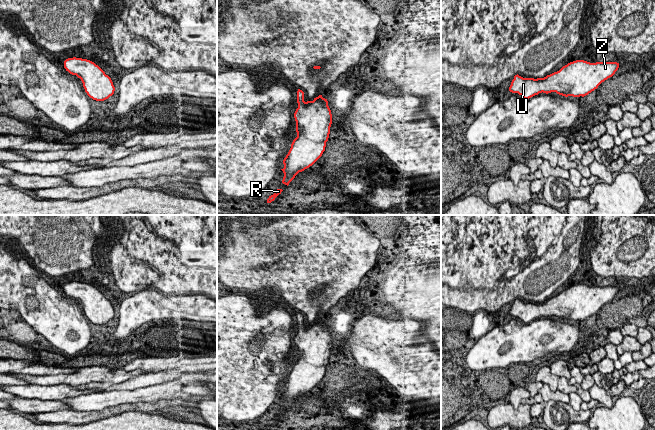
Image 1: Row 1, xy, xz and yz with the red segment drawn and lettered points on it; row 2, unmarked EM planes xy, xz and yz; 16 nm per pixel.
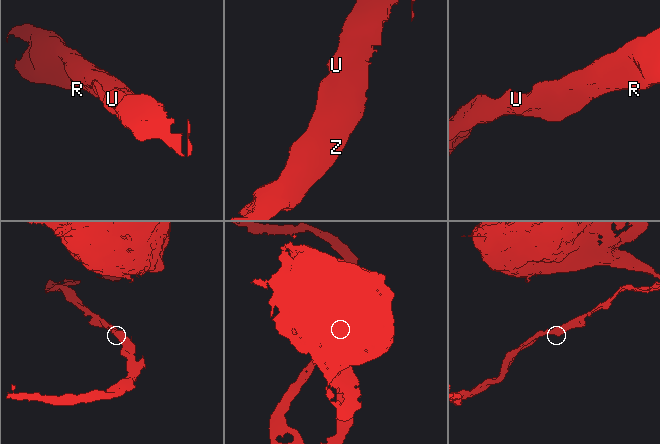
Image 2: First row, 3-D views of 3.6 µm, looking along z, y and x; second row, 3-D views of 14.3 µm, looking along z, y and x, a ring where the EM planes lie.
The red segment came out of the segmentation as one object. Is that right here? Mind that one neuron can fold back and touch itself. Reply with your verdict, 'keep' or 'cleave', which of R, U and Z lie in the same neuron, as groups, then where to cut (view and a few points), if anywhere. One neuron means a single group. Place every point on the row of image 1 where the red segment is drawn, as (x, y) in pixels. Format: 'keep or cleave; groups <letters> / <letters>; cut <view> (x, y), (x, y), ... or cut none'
keep; groups R U Z; cut none

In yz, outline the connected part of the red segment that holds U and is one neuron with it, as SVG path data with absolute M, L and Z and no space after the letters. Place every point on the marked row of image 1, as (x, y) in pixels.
M576 60L544 78L523 78L517 74L511 82L509 91L518 93L524 99L542 92L556 92L565 97L584 97L612 77L618 68L617 62L590 63Z

